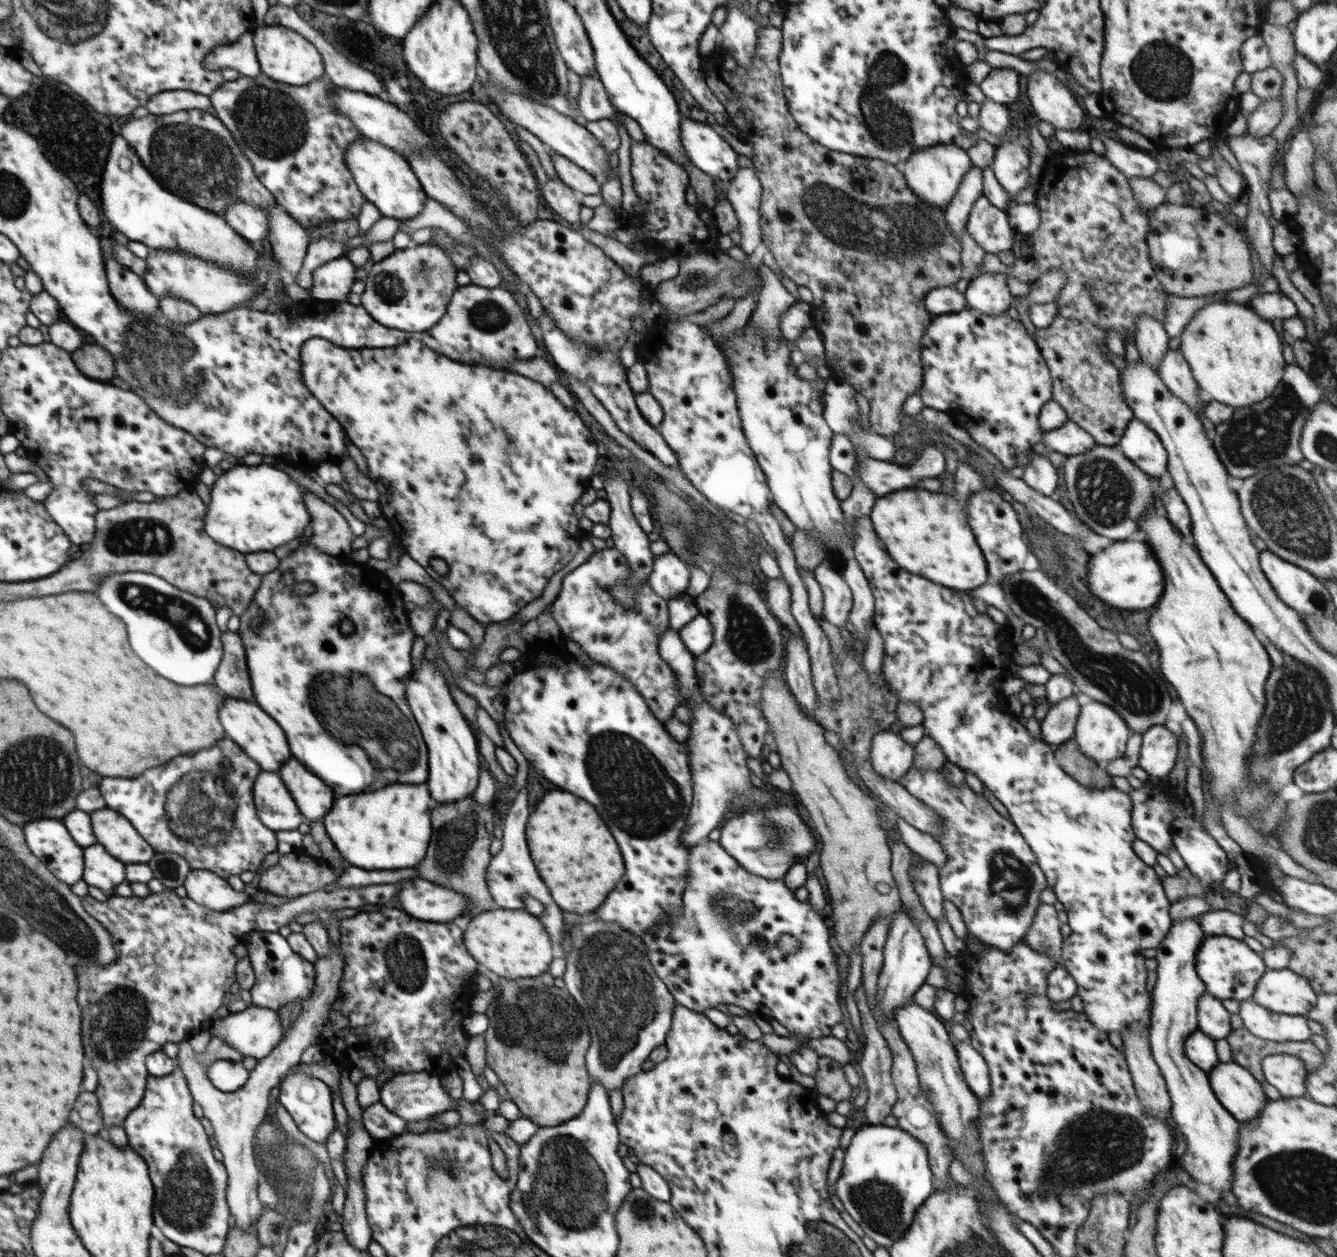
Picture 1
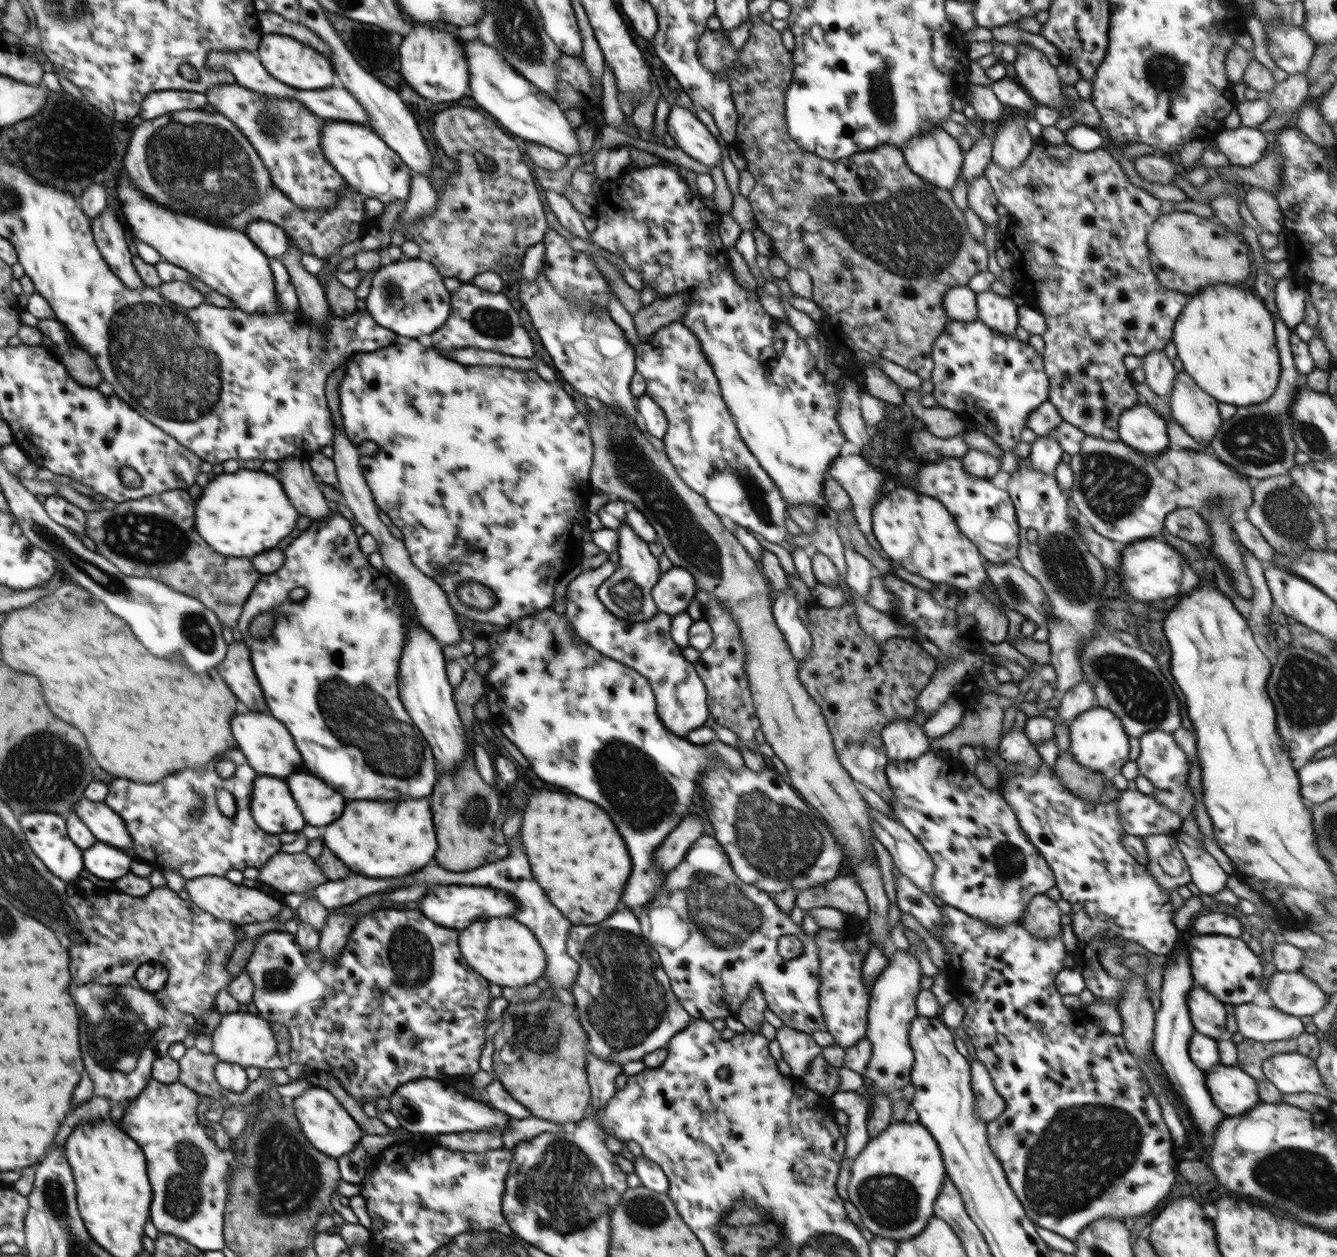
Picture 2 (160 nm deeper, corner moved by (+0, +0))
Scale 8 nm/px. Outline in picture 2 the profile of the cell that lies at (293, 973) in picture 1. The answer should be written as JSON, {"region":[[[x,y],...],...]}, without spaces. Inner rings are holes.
{"region":[[[376,909],[370,914],[362,915],[355,927],[351,930],[348,940],[344,945],[340,958],[335,966],[334,963],[326,964],[326,959],[319,952],[319,948],[312,951],[304,948],[298,943],[295,934],[286,931],[272,931],[260,935],[257,939],[254,952],[248,959],[245,971],[252,979],[253,1002],[258,1008],[258,1014],[268,1023],[278,1023],[284,1025],[290,1031],[290,1050],[288,1063],[302,1065],[306,1071],[324,1071],[336,1077],[342,1084],[342,1088],[358,1101],[358,1104],[365,1102],[375,1102],[381,1096],[389,1099],[399,1086],[411,1080],[428,1079],[443,1080],[446,1076],[464,1076],[464,1074],[474,1075],[480,1069],[480,1054],[486,1046],[486,1028],[488,1019],[488,1007],[492,1004],[492,994],[488,989],[489,982],[474,972],[473,968],[466,962],[458,944],[458,932],[452,928],[442,928],[428,920],[422,912],[416,910],[380,910]]]}

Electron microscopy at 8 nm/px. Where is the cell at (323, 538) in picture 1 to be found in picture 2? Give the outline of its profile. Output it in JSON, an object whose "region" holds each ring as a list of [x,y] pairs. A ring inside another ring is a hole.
{"region":[[[286,457],[278,462],[278,479],[298,514],[310,516],[318,522],[328,520],[332,511],[318,487],[319,484],[314,481],[315,473],[311,470],[308,460]]]}

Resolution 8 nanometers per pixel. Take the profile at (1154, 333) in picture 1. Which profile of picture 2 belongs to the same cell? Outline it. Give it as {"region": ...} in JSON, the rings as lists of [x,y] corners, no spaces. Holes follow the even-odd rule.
{"region":[[[1153,350],[1142,357],[1141,368],[1145,374],[1145,383],[1150,390],[1160,397],[1170,398],[1177,375],[1172,360],[1166,356],[1164,350]]]}

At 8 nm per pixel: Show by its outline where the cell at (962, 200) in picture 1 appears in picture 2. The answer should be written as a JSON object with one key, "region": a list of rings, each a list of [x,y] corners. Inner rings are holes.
{"region":[[[980,131],[980,138],[974,140],[973,145],[968,151],[963,152],[963,167],[961,168],[966,186],[984,175],[986,165],[992,158],[993,141],[984,131]]]}

